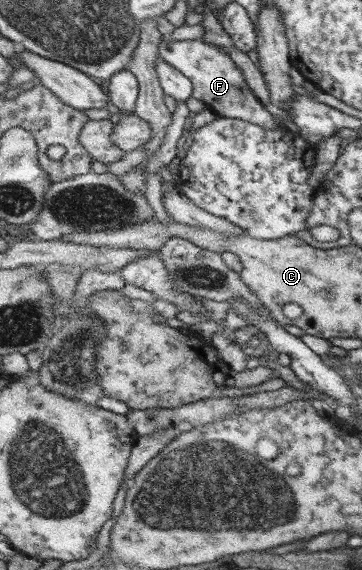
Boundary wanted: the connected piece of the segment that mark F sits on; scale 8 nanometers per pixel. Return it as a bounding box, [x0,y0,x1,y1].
[159,39,280,130]

